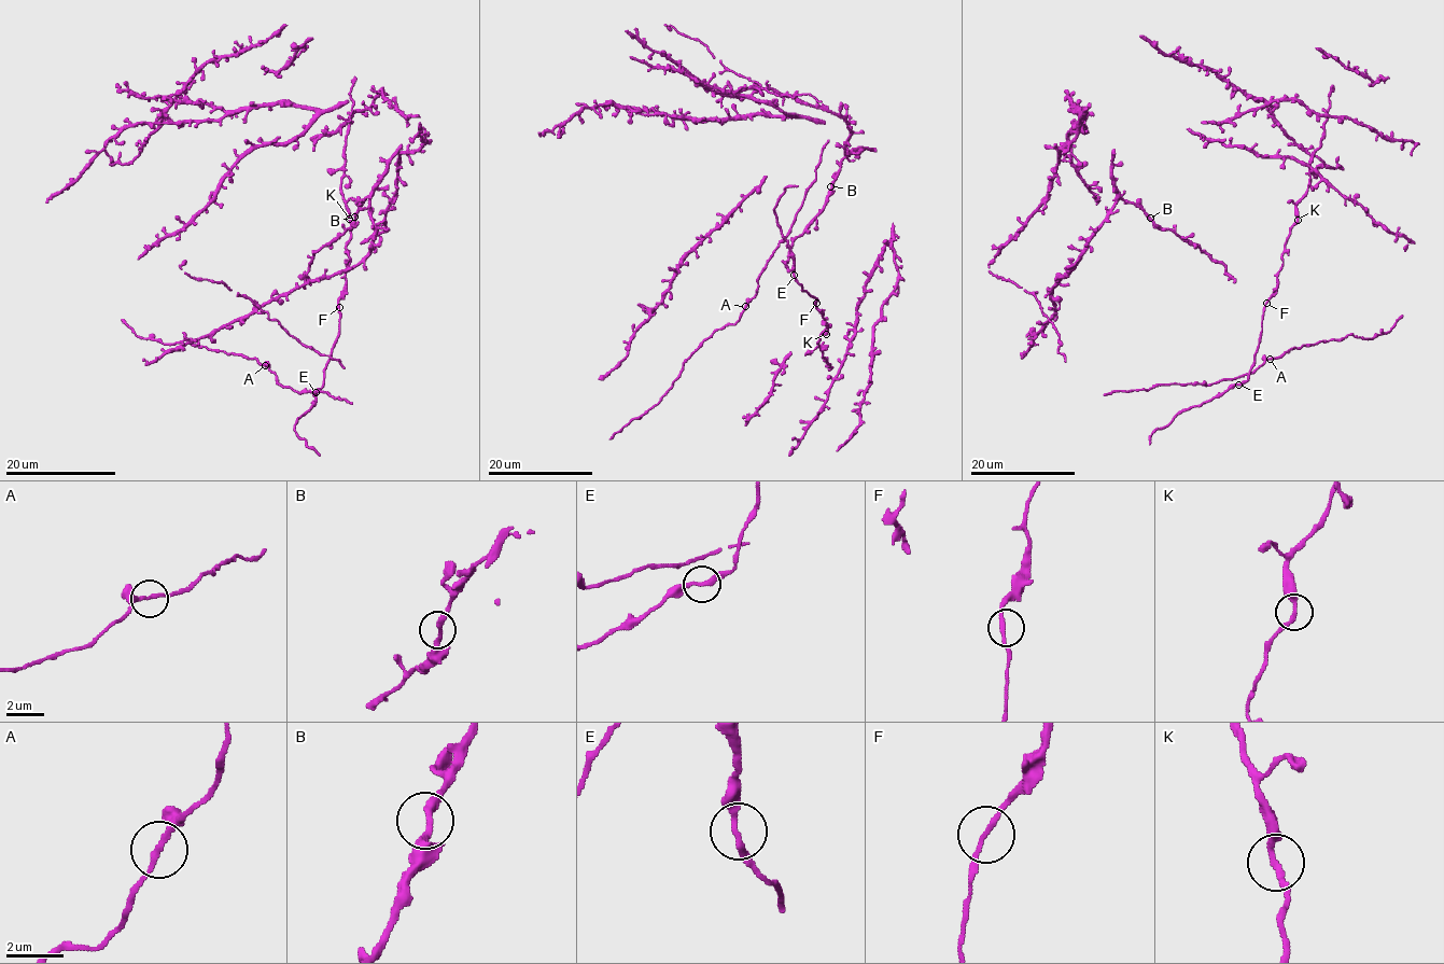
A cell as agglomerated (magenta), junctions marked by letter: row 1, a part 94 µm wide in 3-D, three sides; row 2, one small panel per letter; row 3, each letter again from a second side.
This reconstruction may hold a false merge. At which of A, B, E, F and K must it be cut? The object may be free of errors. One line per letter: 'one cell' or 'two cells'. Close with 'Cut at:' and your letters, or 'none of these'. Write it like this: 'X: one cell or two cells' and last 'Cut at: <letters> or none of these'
A: one cell
B: one cell
E: one cell
F: one cell
K: one cell
Cut at: none of these

